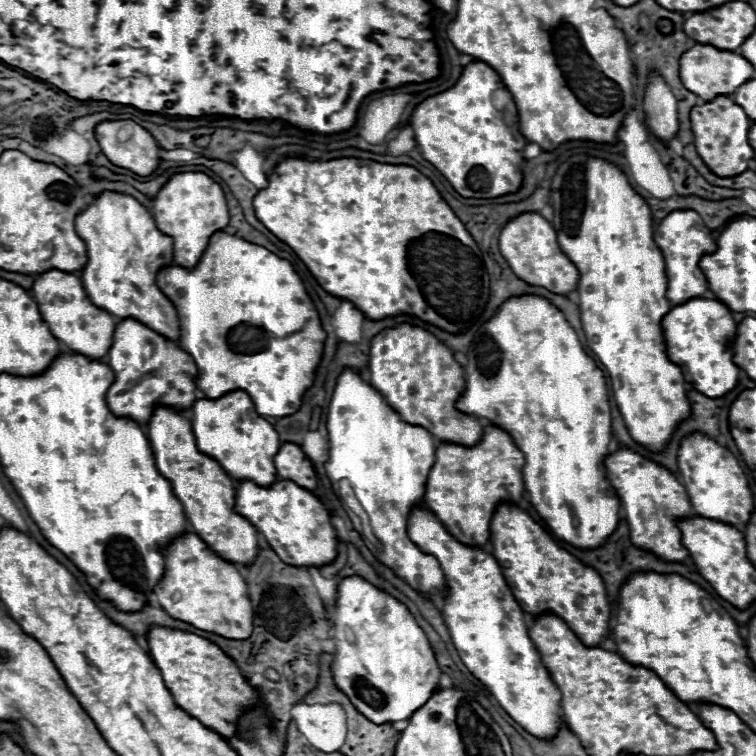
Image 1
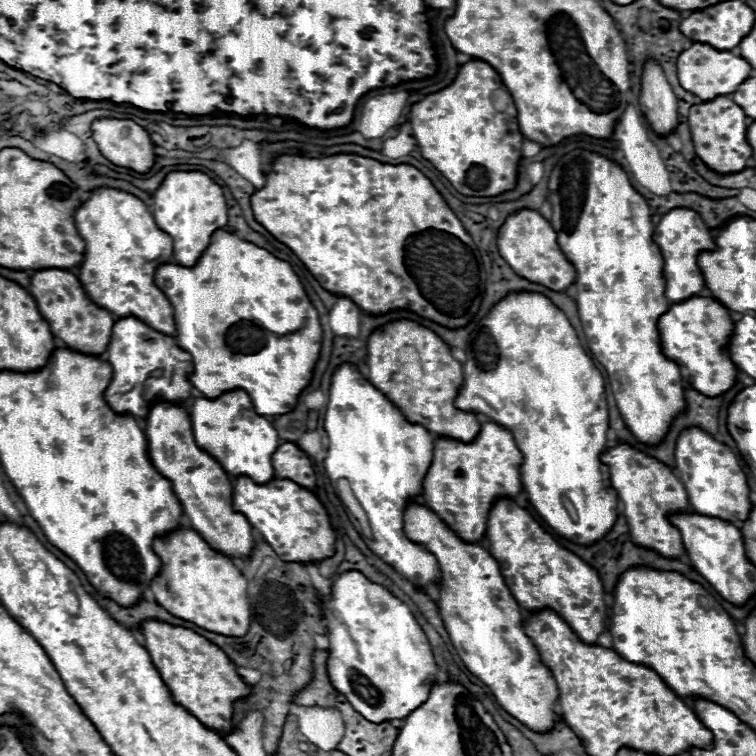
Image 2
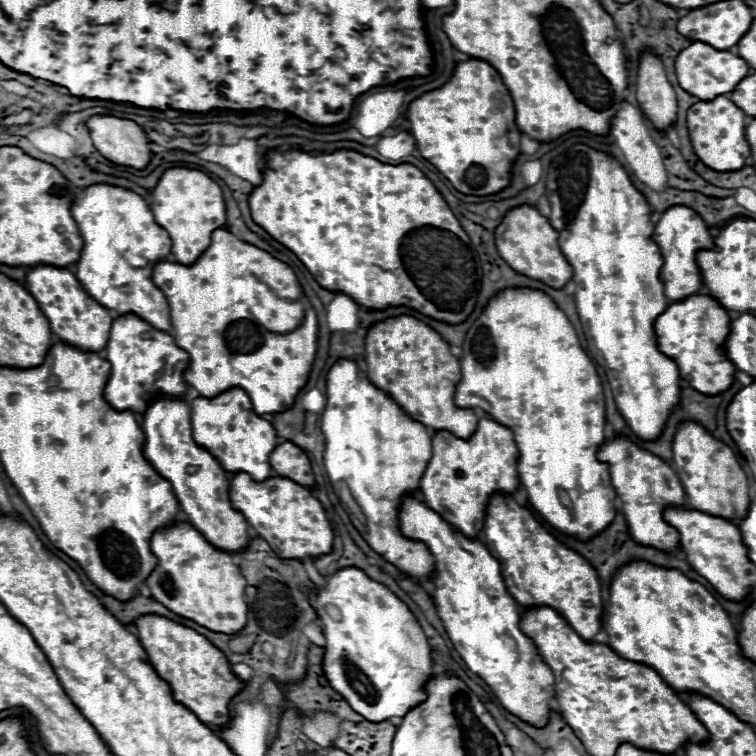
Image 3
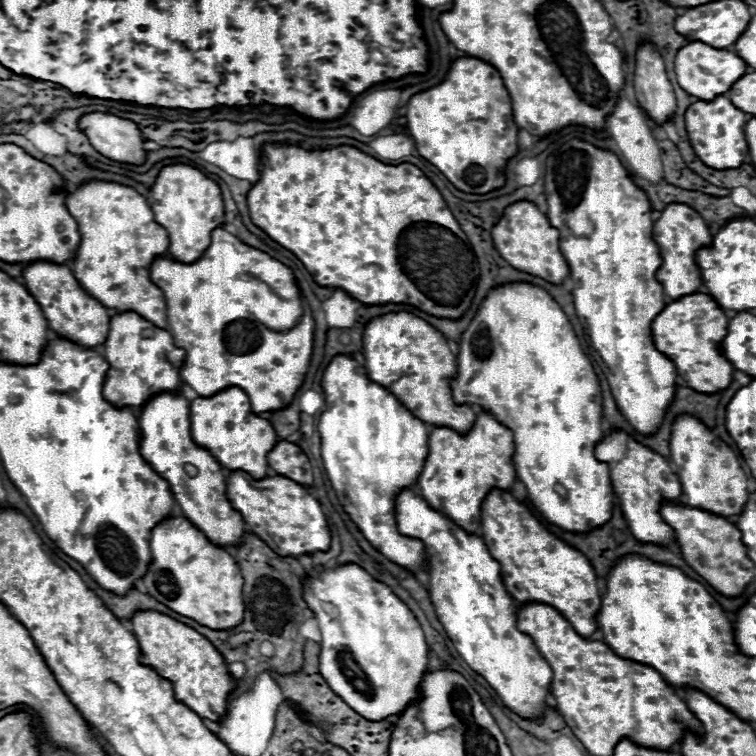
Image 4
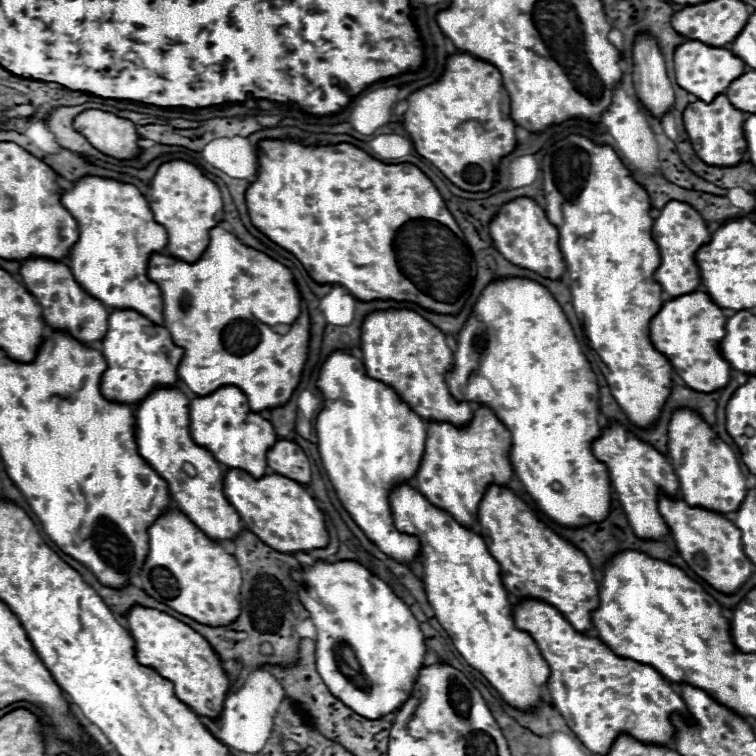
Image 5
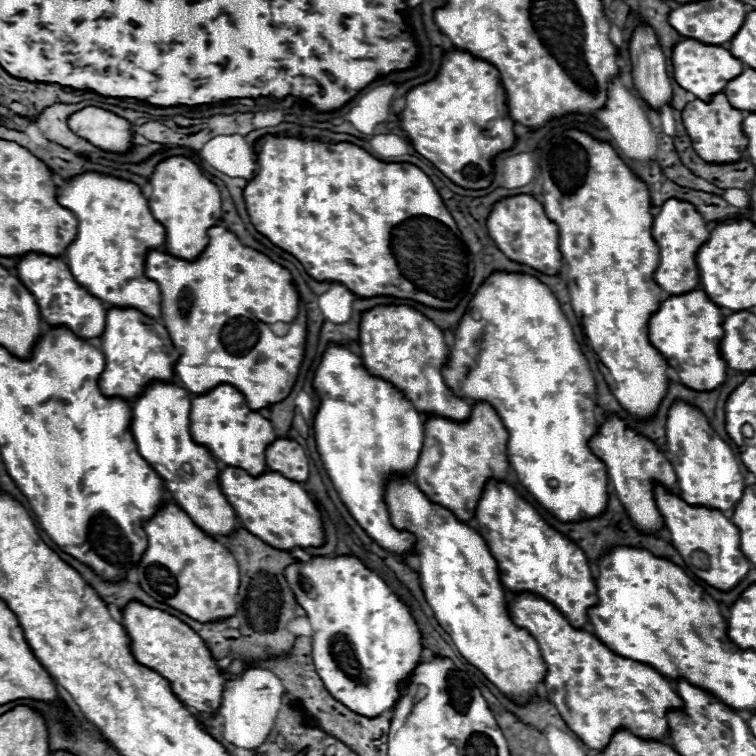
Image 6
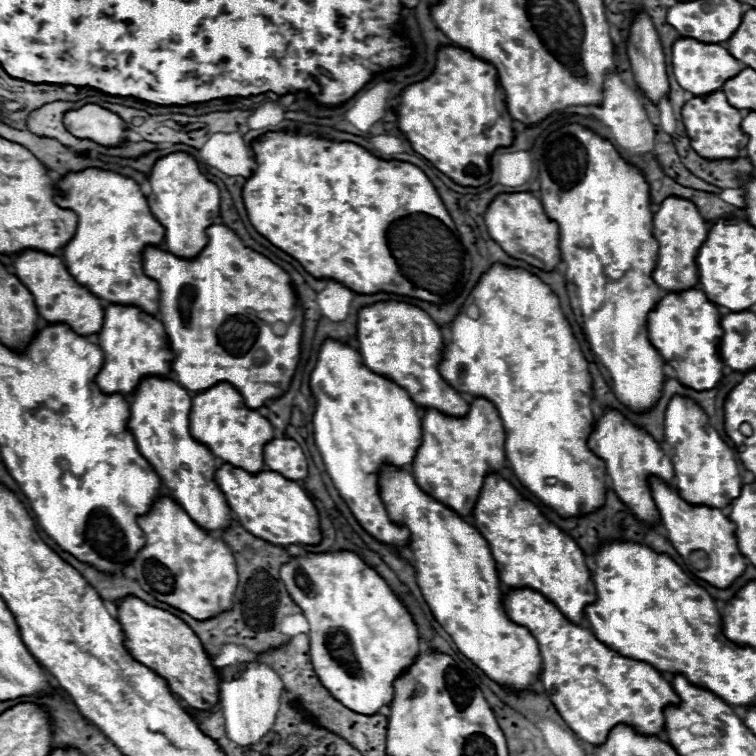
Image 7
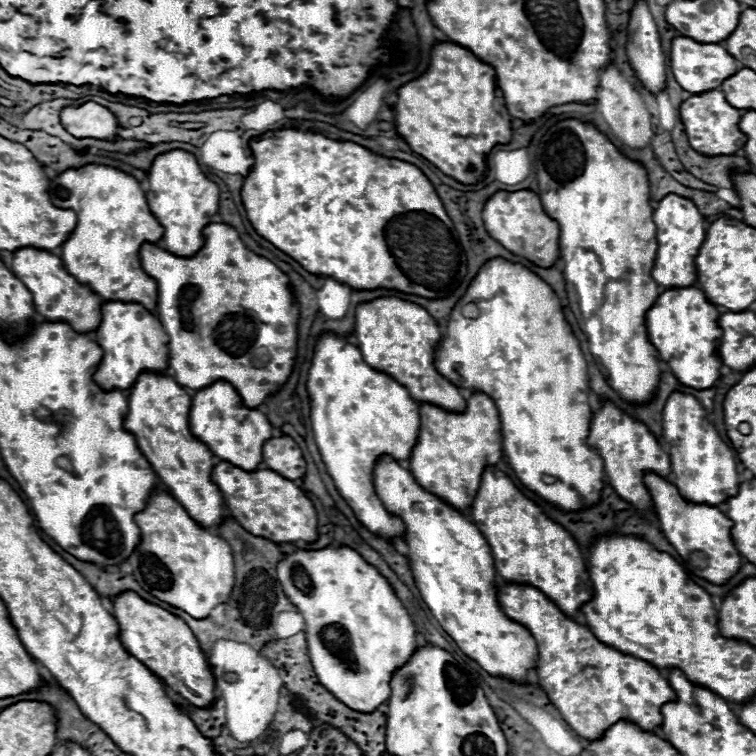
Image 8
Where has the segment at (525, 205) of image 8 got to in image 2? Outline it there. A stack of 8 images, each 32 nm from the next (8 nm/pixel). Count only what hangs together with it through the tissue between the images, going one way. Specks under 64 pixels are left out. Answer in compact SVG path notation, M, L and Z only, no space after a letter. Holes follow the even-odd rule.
M520 210L506 218L504 226L498 232L498 250L518 276L542 284L554 292L568 290L576 280L576 268L572 268L572 264L568 264L568 258L560 252L556 230L536 210Z

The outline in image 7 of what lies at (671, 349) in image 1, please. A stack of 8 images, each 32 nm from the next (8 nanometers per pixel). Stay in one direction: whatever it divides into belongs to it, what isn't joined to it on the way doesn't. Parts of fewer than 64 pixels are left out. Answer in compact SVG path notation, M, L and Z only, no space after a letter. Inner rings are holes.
M696 288L666 294L648 314L648 338L664 362L676 370L680 384L694 390L712 390L724 378L724 360L720 356L720 338L724 330L720 320L718 308Z

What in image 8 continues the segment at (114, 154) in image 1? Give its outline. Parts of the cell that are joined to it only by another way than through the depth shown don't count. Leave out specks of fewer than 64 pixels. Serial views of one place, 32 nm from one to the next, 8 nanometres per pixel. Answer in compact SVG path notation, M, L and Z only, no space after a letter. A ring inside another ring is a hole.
M86 102L78 108L64 108L60 112L62 126L76 138L96 138L112 142L118 138L118 120L104 106Z

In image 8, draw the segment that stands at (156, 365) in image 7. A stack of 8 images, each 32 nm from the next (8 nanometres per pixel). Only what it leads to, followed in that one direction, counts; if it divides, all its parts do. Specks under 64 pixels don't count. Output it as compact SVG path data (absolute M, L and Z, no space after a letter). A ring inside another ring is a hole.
M104 302L102 324L96 330L96 342L104 356L94 374L94 382L104 390L130 390L142 372L166 372L168 370L168 334L160 320L140 304Z

